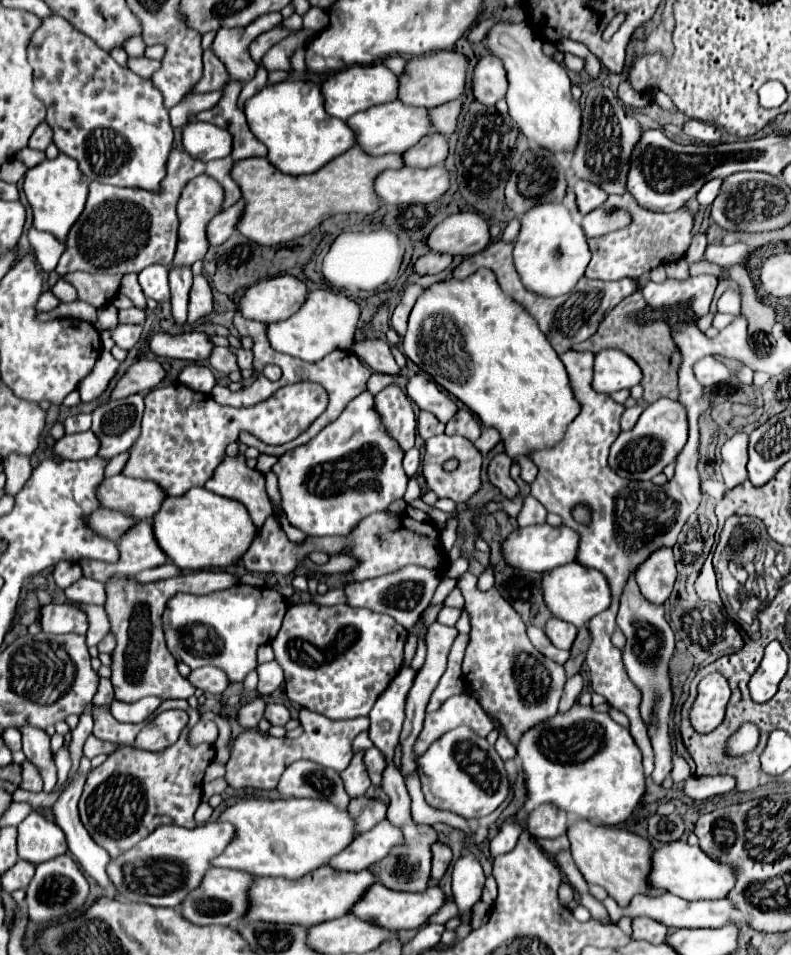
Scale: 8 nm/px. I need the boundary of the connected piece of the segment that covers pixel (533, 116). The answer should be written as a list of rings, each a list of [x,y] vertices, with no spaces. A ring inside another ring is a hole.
[[[528,22],[522,24],[498,24],[488,32],[488,48],[496,54],[508,72],[506,102],[516,126],[538,148],[554,154],[572,154],[580,142],[582,110],[570,94],[570,80],[566,68],[542,54],[542,40],[536,38]]]

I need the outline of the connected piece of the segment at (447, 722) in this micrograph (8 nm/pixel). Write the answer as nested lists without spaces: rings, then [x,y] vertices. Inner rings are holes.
[[[452,696],[434,714],[426,714],[422,736],[418,738],[416,746],[416,756],[422,754],[442,734],[462,724],[470,726],[476,734],[482,736],[494,728],[482,706],[472,696]]]

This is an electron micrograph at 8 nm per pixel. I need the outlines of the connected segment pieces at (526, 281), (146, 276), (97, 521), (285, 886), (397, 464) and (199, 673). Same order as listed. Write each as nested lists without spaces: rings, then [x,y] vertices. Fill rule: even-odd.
[[[564,204],[536,206],[522,216],[522,228],[514,242],[514,268],[524,288],[542,298],[568,294],[584,276],[590,262],[590,250],[580,220]]]
[[[154,264],[144,268],[138,274],[140,286],[146,294],[146,298],[160,302],[170,302],[170,288],[168,288],[168,268],[162,264]]]
[[[100,508],[96,514],[90,516],[90,526],[94,526],[98,534],[106,534],[106,538],[114,542],[118,542],[134,524],[138,524],[138,518],[110,508]]]
[[[322,866],[298,880],[256,878],[250,888],[250,914],[244,920],[262,918],[270,922],[314,926],[318,922],[326,922],[328,918],[342,918],[354,908],[356,902],[360,902],[374,882],[378,882],[378,876],[368,868],[360,872],[342,872],[332,866]]]
[[[362,392],[350,402],[350,406],[346,406],[340,418],[324,426],[318,436],[298,446],[296,450],[282,454],[272,466],[272,472],[278,476],[282,508],[288,516],[288,522],[306,532],[308,536],[334,536],[348,534],[358,520],[366,518],[372,512],[386,510],[394,500],[404,498],[408,476],[402,468],[402,458],[404,450],[388,434],[382,416],[376,410],[374,394]]]
[[[198,668],[198,670],[192,670],[188,680],[196,688],[200,688],[204,692],[210,692],[210,694],[222,694],[230,686],[228,676],[222,670],[218,670],[218,668]]]

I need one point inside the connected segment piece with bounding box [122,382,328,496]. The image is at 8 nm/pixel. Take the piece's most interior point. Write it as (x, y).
(184, 434)

